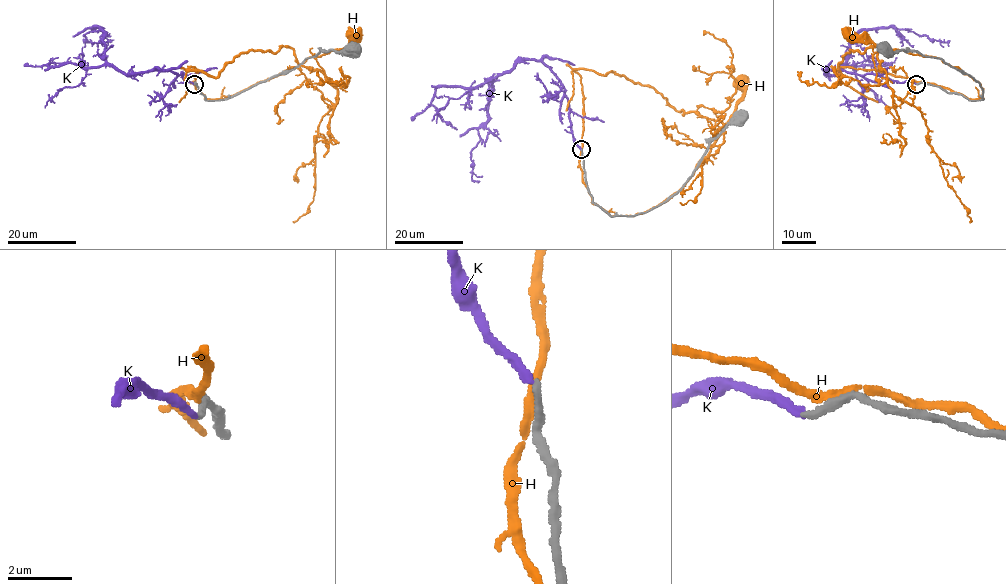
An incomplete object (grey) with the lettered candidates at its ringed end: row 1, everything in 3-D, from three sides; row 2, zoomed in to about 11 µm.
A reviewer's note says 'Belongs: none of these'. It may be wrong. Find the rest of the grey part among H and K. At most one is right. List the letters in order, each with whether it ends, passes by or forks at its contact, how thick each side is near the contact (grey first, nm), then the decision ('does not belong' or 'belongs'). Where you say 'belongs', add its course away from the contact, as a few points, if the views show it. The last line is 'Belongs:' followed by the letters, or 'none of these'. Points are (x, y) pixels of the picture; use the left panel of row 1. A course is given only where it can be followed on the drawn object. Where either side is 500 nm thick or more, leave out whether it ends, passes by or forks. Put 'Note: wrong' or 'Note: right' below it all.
H: it passes by; calibres 360 and 240 nm; does not belong
K: it ends; calibres 240 and 240 nm; does not belong
Belongs: none of these
Note: right

